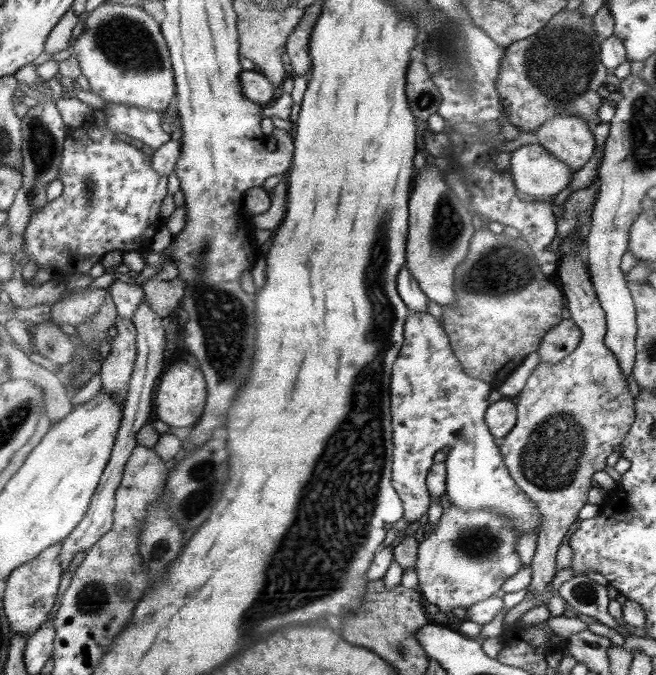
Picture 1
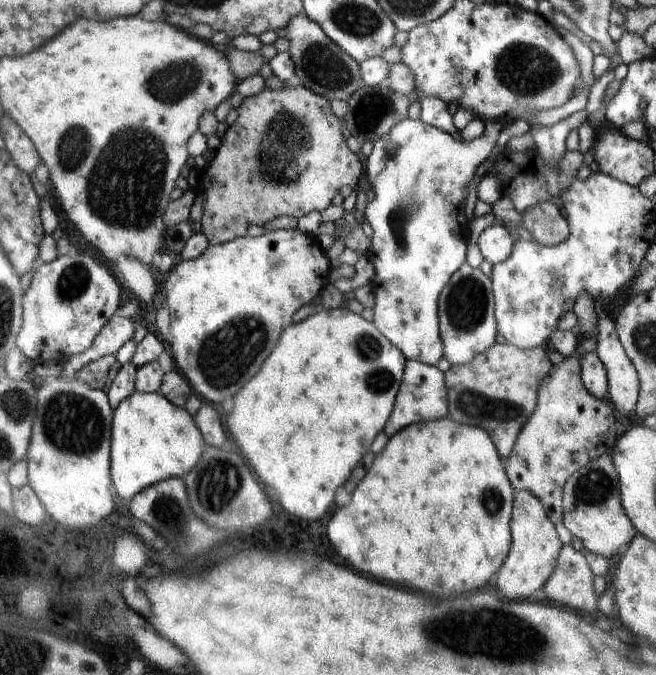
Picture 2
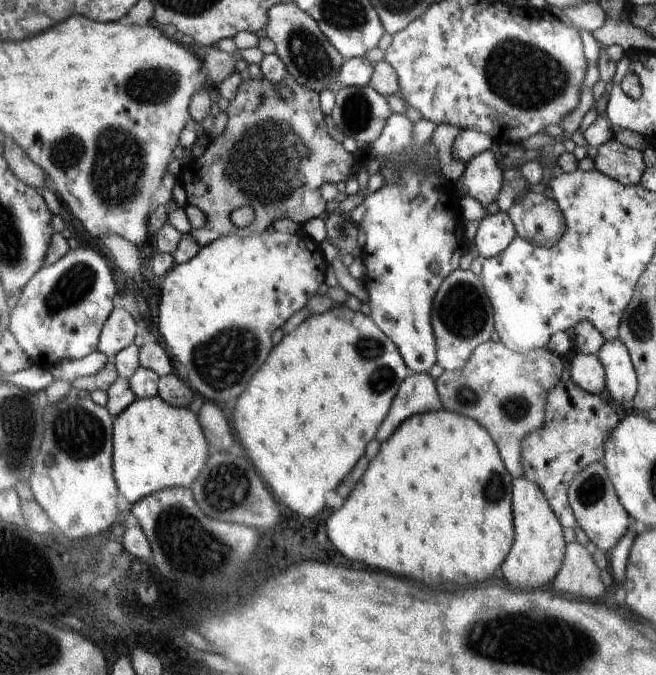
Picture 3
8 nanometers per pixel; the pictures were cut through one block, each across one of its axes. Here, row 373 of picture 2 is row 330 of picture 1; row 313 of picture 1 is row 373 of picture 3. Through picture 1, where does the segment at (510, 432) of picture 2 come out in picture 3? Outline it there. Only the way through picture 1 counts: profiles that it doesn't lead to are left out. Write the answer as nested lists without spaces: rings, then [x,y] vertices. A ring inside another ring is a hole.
[[[490,340],[477,346],[472,352],[470,360],[460,370],[444,371],[436,379],[436,392],[440,396],[444,410],[474,419],[488,431],[499,450],[502,462],[506,465],[510,476],[515,479],[522,477],[520,442],[522,442],[524,436],[542,428],[546,396],[560,382],[562,372],[564,372],[564,364],[562,364],[560,357],[545,347],[527,353],[519,353],[506,348],[502,341],[494,342]]]

